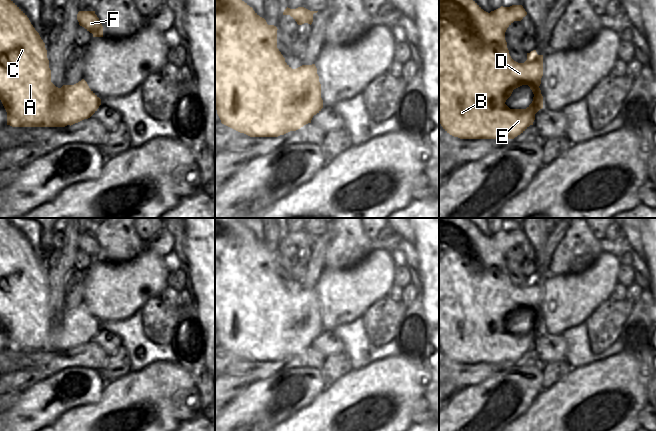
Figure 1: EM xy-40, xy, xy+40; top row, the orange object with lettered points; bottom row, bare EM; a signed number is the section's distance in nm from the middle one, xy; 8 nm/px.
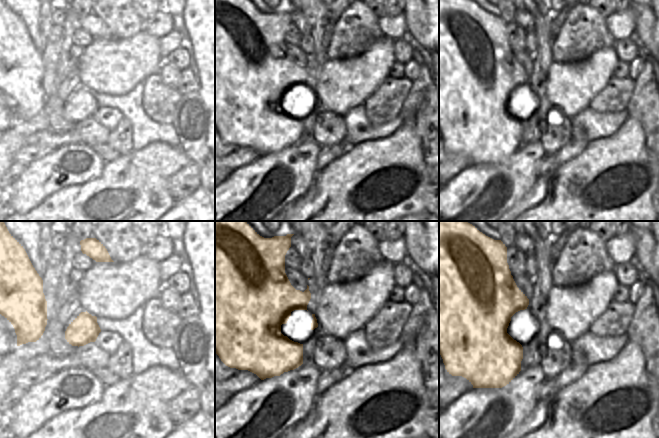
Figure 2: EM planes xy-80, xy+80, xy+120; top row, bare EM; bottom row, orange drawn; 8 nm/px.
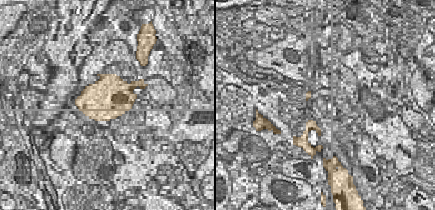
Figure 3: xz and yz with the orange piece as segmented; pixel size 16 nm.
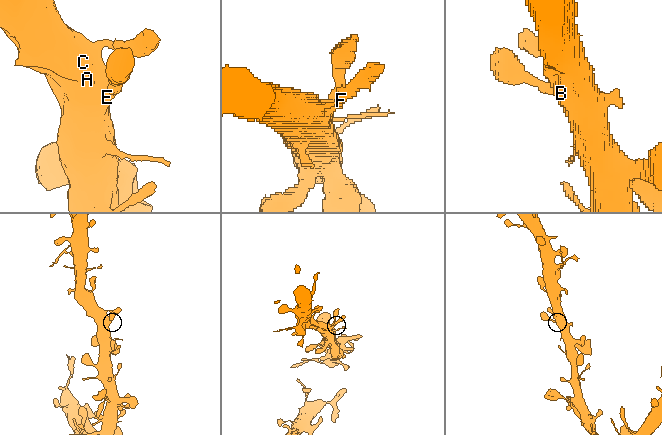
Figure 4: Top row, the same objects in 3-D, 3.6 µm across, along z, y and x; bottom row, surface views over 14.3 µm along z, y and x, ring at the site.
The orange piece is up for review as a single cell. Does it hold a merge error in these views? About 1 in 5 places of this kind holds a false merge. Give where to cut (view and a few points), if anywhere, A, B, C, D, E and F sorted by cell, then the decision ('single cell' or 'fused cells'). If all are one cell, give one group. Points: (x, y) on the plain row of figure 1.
no cut; A B C D E F; single cell

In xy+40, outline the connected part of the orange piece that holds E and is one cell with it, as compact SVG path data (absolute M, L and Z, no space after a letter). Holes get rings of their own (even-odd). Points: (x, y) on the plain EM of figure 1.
M439 218L439 347L450 359L460 363L496 363L502 365L504 363L514 363L530 349L533 349L535 338L543 332L543 320L539 312L543 300L543 279L538 279L536 274L533 274L527 277L527 284L524 287L518 287L511 282L505 264L507 252L514 245L521 245L526 239L527 236L522 229L501 230L488 237L465 218ZM522 309L528 309L530 311L534 318L533 325L526 333L510 333L505 326L511 320L513 314Z

